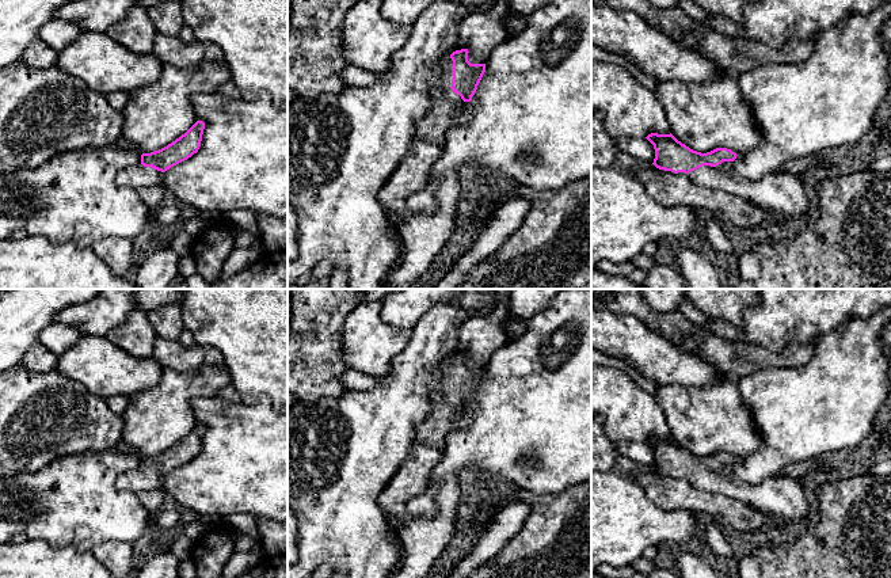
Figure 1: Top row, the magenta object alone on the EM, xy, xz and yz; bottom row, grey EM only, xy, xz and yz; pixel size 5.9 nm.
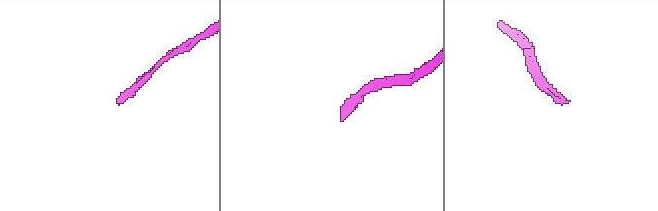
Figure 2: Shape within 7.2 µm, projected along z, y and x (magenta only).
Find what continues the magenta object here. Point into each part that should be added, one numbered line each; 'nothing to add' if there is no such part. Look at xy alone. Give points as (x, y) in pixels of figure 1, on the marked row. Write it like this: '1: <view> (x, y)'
1: xy (136, 177)

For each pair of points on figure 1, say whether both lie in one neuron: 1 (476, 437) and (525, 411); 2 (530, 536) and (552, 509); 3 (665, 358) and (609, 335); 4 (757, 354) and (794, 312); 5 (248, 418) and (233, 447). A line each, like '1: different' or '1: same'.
1: same
2: same
3: same
4: different
5: same

